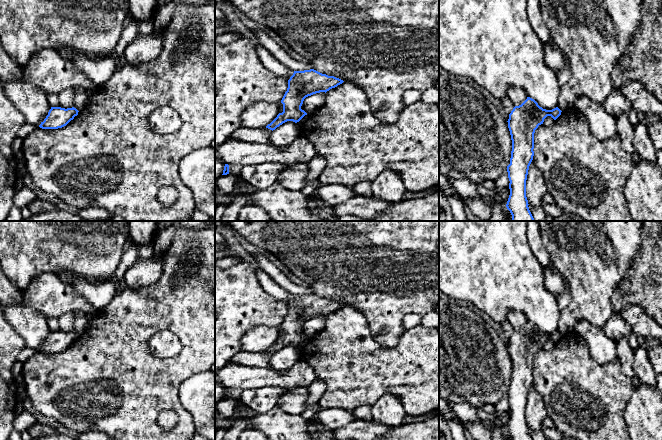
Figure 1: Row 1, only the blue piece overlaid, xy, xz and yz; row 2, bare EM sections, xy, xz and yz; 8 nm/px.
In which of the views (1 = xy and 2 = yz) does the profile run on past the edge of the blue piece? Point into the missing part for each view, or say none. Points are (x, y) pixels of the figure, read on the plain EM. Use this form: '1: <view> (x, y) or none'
1: none
2: none

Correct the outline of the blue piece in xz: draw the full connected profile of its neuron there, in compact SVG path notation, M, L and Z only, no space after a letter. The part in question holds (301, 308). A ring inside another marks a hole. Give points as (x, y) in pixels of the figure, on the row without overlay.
M314 293L294 295L288 304L287 315L281 324L283 336L279 337L266 352L273 355L287 345L299 346L307 339L307 337L301 333L306 321L320 316L326 317L343 306L344 305L339 302L322 298Z

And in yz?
M530 322L515 330L508 343L512 364L510 388L507 390L510 419L506 428L512 440L532 440L526 421L526 404L534 380L534 357L547 340L556 344L561 339L556 331L543 333Z

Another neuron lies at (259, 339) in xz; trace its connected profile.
M252 328L242 337L242 351L251 353L265 352L278 338L279 333L277 328Z

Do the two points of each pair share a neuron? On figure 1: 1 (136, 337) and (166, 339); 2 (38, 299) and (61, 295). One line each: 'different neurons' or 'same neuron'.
1: different neurons
2: same neuron

